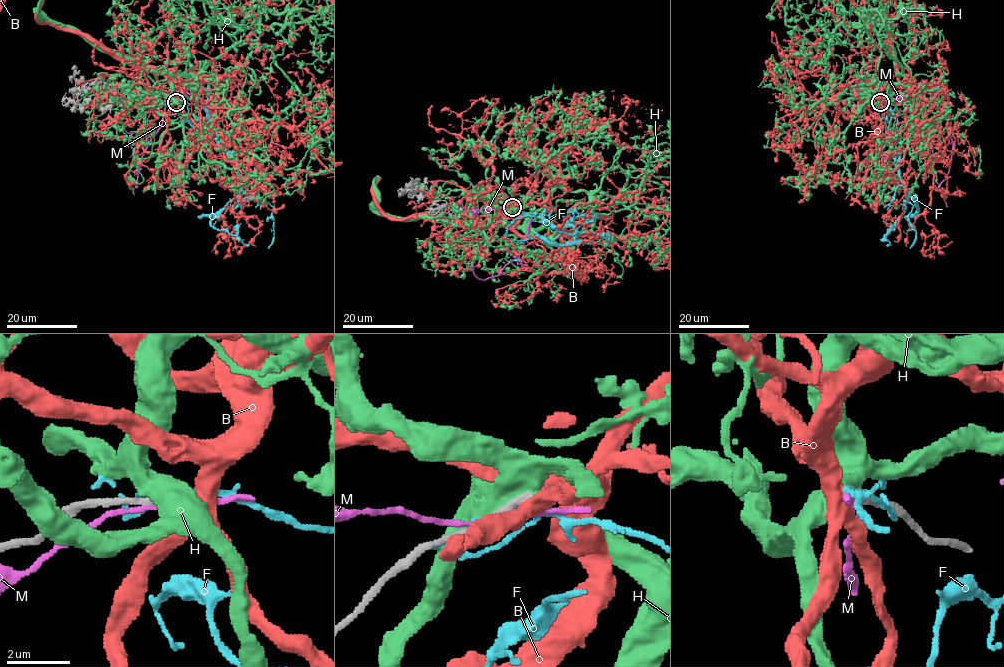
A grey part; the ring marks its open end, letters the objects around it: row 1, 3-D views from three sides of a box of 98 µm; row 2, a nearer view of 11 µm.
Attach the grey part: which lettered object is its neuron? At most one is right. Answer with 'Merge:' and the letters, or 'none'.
Merge: none

